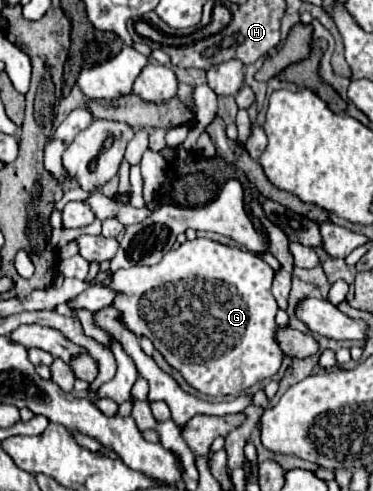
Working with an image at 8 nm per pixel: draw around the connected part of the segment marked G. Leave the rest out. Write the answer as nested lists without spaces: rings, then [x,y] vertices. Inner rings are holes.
[[[196,238],[164,254],[162,262],[154,266],[116,270],[108,284],[108,288],[116,292],[110,306],[118,310],[118,320],[124,328],[138,338],[150,338],[164,360],[178,370],[192,388],[212,398],[240,396],[254,384],[274,376],[282,364],[280,348],[274,342],[278,304],[270,292],[272,276],[274,270],[258,254],[210,238]]]

